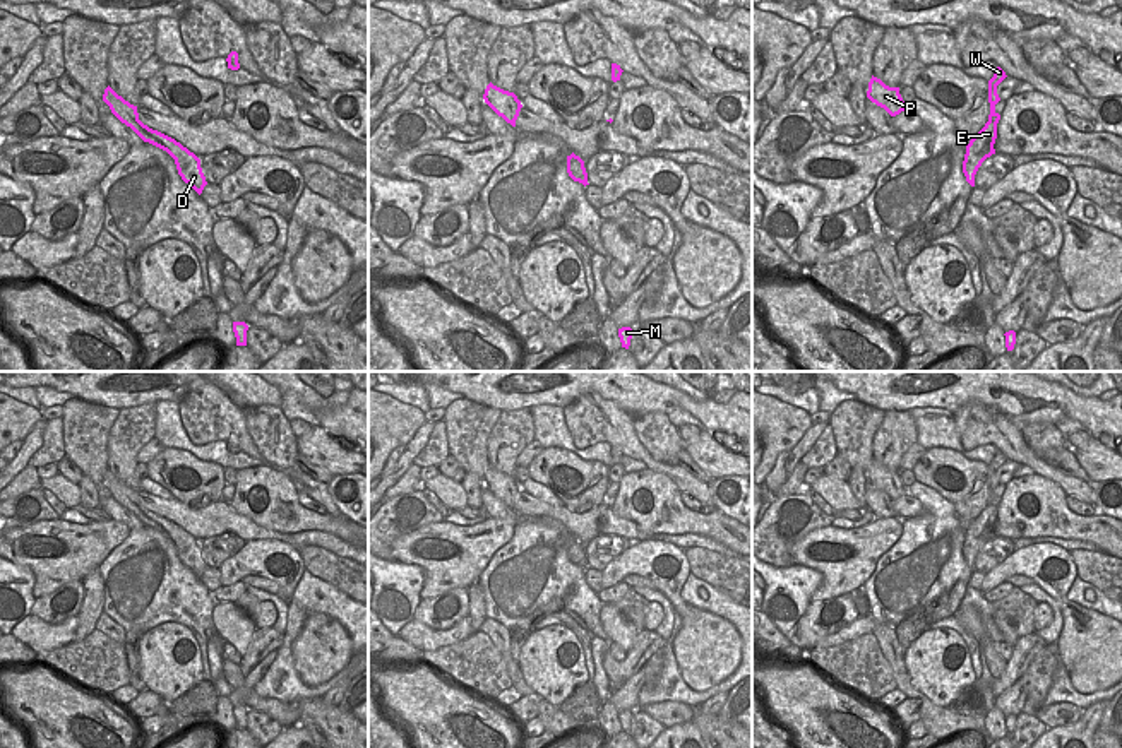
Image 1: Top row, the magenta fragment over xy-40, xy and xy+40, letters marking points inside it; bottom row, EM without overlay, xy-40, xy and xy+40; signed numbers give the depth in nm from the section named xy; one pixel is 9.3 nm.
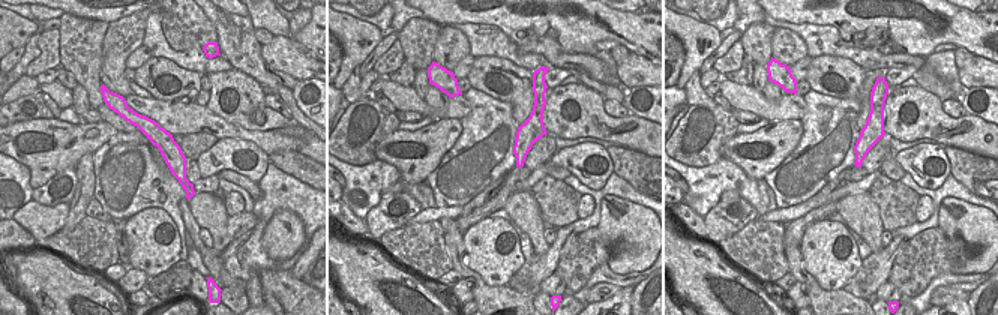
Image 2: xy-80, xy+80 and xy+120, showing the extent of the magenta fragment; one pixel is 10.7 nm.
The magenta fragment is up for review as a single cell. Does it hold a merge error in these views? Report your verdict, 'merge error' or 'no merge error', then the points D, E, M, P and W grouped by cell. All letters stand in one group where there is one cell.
merge error; groups D M P / E W

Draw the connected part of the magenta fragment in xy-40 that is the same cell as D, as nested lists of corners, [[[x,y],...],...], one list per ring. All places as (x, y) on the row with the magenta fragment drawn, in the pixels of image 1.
[[[110,86],[104,89],[103,101],[110,106],[111,113],[127,127],[130,127],[144,142],[149,142],[166,151],[176,164],[178,175],[188,183],[199,195],[207,185],[200,168],[200,159],[183,147],[175,139],[149,128],[139,120],[137,106],[118,96]]]

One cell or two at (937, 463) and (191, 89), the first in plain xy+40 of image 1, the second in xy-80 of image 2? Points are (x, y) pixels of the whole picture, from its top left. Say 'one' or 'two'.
one

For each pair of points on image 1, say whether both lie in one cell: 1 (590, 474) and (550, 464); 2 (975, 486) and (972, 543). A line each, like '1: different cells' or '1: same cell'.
1: same cell
2: different cells

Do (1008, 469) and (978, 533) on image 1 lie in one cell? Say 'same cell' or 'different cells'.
different cells

